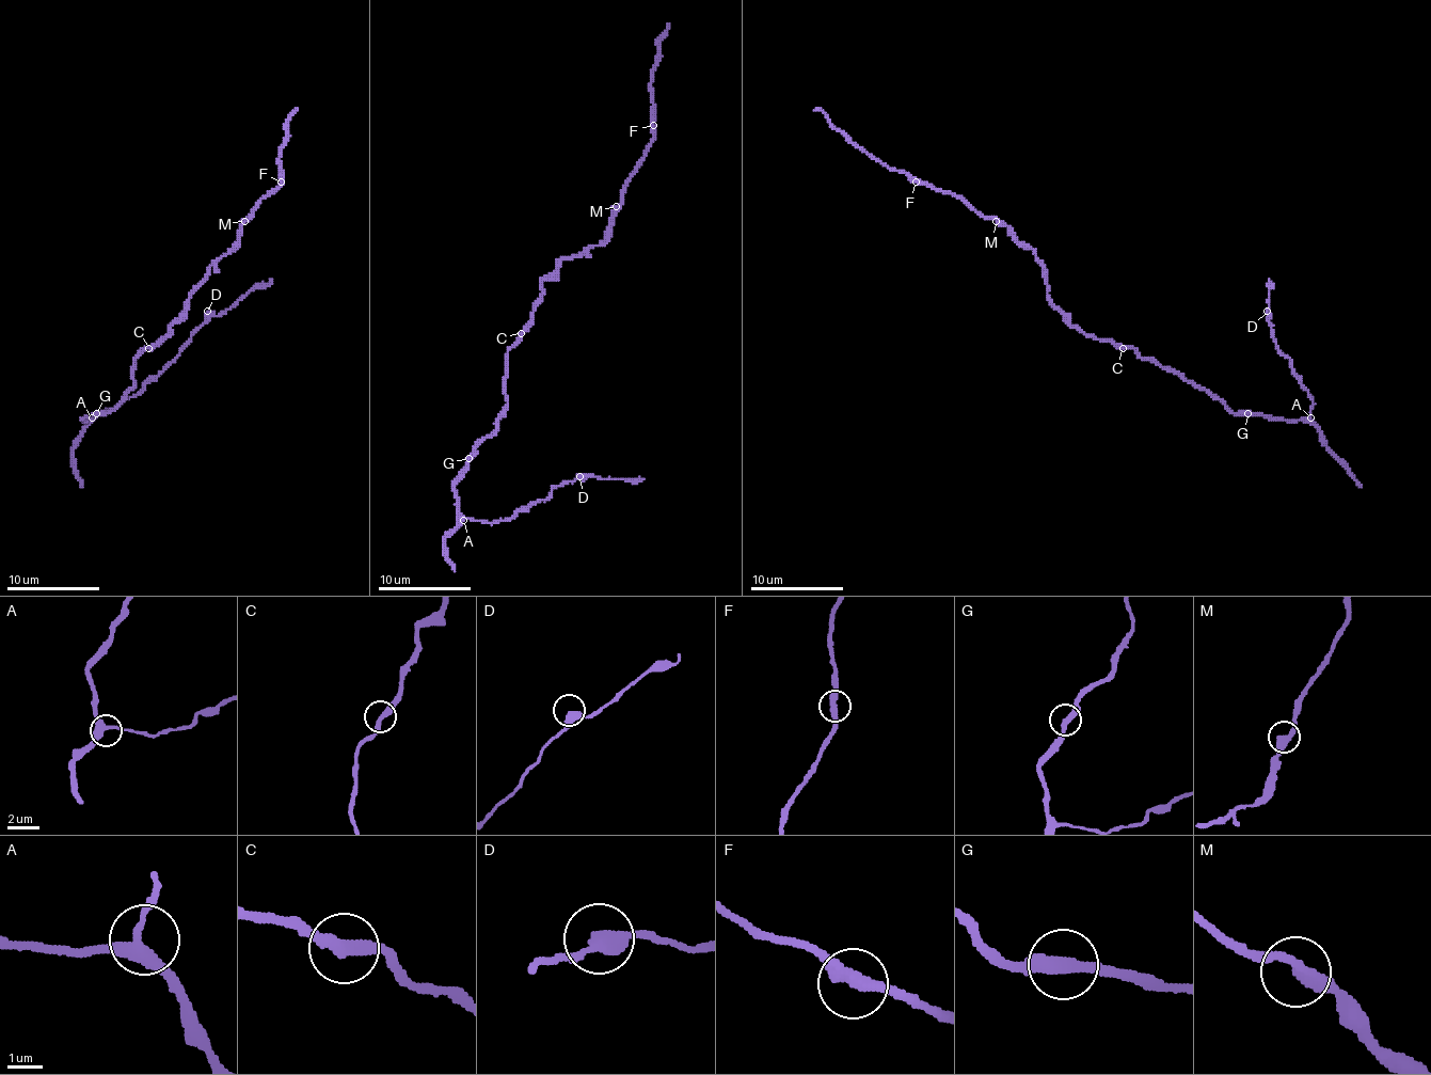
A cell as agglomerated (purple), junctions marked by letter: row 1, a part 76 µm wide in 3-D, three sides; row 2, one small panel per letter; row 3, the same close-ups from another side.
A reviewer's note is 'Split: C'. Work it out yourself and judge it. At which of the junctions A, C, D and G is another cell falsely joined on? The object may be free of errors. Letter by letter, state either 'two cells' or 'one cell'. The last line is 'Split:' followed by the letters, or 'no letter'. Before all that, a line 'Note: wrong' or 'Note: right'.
Note: right
A: one cell
C: two cells
D: one cell
G: one cell
Split: C

